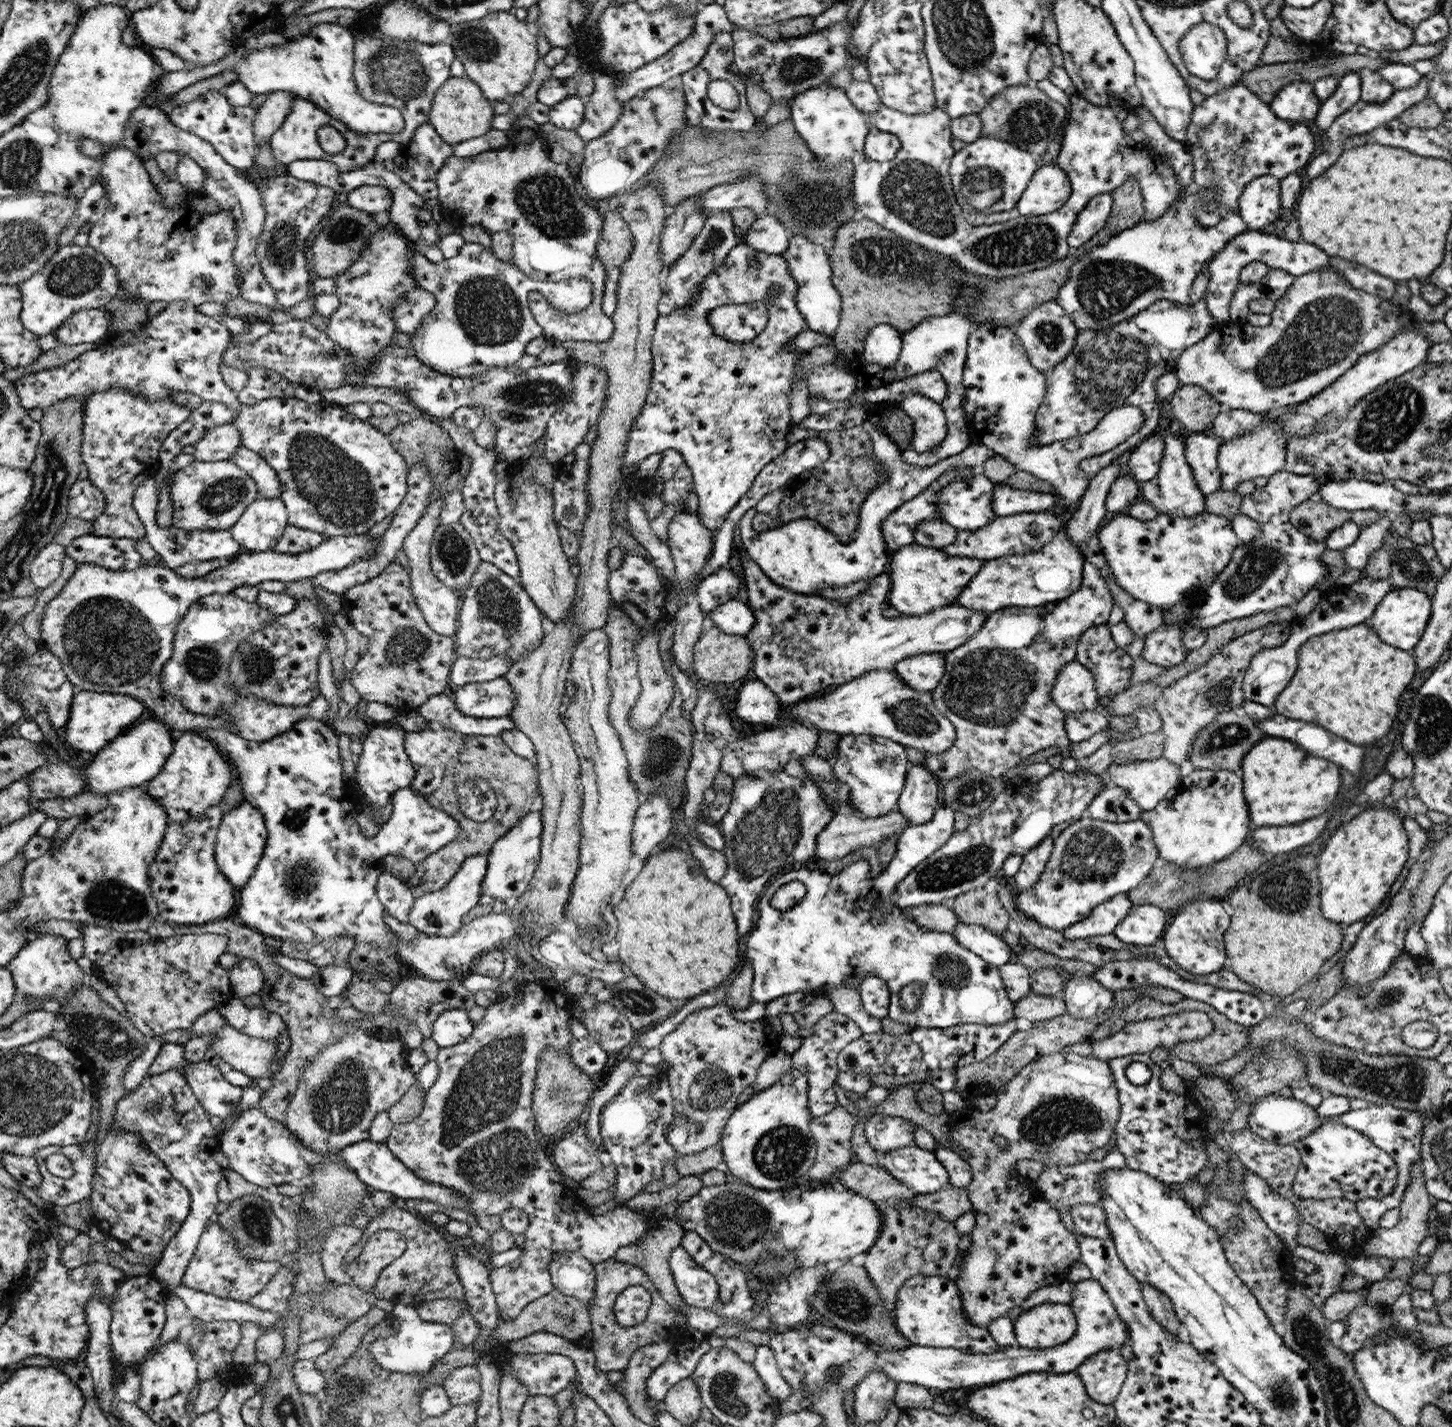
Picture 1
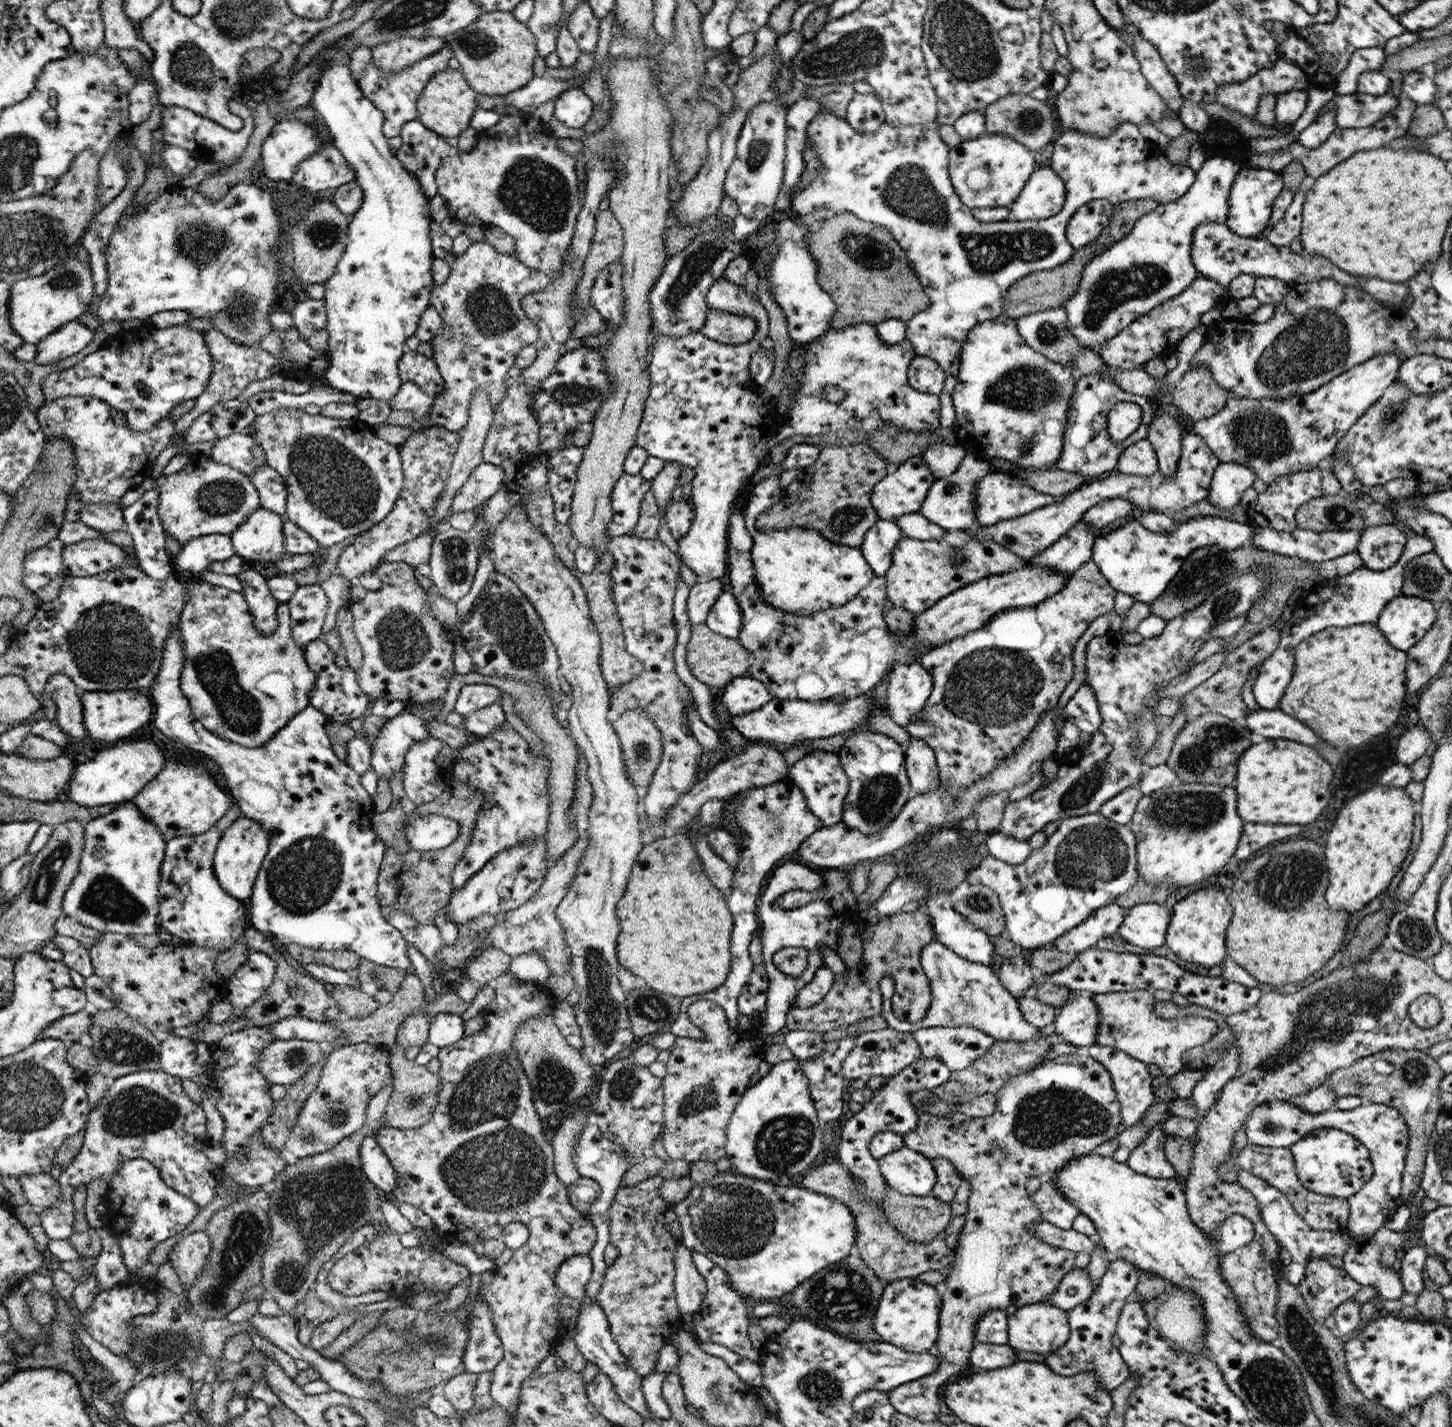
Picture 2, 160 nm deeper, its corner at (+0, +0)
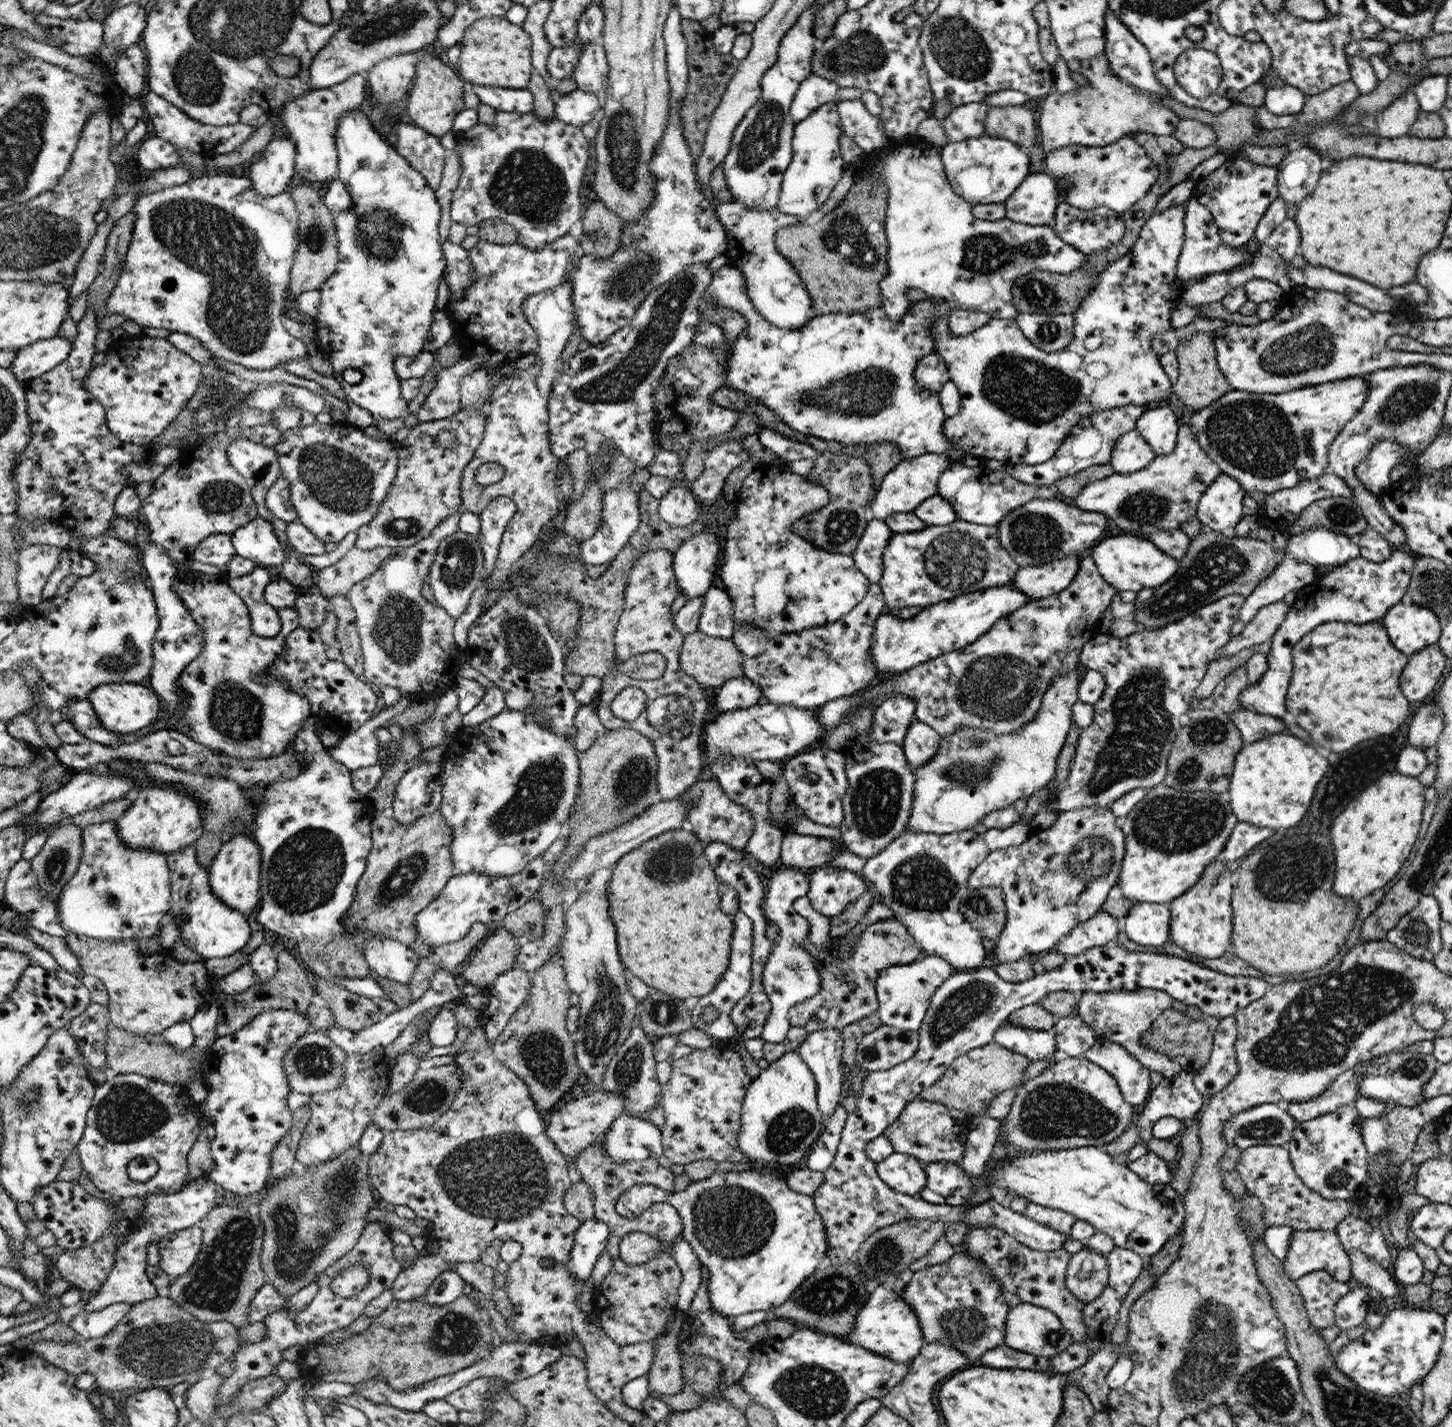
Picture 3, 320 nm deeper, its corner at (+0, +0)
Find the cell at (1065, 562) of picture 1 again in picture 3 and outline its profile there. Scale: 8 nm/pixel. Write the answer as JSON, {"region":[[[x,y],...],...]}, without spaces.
{"region":[[[1008,584],[986,588],[924,607],[913,619],[900,620],[894,612],[877,620],[872,644],[873,664],[880,677],[906,672],[923,662],[972,644],[992,629],[1001,617],[1011,615],[1032,599]]]}

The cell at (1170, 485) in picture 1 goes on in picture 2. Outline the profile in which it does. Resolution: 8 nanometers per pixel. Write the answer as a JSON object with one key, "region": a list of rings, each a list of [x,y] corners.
{"region":[[[1170,412],[1163,413],[1155,416],[1148,427],[1147,439],[1156,451],[1159,470],[1163,475],[1171,475],[1181,457],[1183,438],[1176,417]]]}

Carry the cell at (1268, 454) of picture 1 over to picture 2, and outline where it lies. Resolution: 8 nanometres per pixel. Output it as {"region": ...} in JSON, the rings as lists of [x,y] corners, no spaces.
{"region":[[[1221,462],[1215,468],[1207,499],[1216,508],[1232,508],[1256,478],[1255,472],[1245,464]]]}

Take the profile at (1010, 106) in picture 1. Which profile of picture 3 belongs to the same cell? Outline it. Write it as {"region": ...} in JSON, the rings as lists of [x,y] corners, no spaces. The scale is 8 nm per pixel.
{"region":[[[1026,106],[990,107],[985,122],[986,134],[1008,140],[1018,147],[1027,148],[1038,144],[1038,120],[1034,111]]]}

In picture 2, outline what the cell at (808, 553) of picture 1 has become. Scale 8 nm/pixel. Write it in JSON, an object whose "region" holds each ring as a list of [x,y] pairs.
{"region":[[[765,470],[757,475],[746,506],[742,510],[746,528],[753,536],[753,562],[757,570],[757,580],[766,602],[776,605],[777,608],[782,608],[782,611],[794,613],[800,617],[850,603],[850,600],[853,600],[876,578],[862,549],[844,544],[834,545],[833,541],[830,541],[824,533],[812,528],[791,527],[762,532],[757,527],[759,513],[780,502],[784,491],[780,488],[780,476],[776,475],[776,471]]]}

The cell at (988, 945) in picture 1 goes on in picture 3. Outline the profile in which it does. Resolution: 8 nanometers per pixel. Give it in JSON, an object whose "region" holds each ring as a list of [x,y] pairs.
{"region":[[[972,829],[951,834],[908,830],[880,854],[868,858],[861,875],[870,885],[875,898],[893,912],[894,919],[900,920],[905,925],[916,944],[920,945],[923,955],[941,956],[959,970],[975,970],[988,964],[986,949],[982,945],[983,936],[965,919],[960,912],[959,904],[968,892],[970,875],[988,856],[989,851],[983,836],[973,832]]]}

